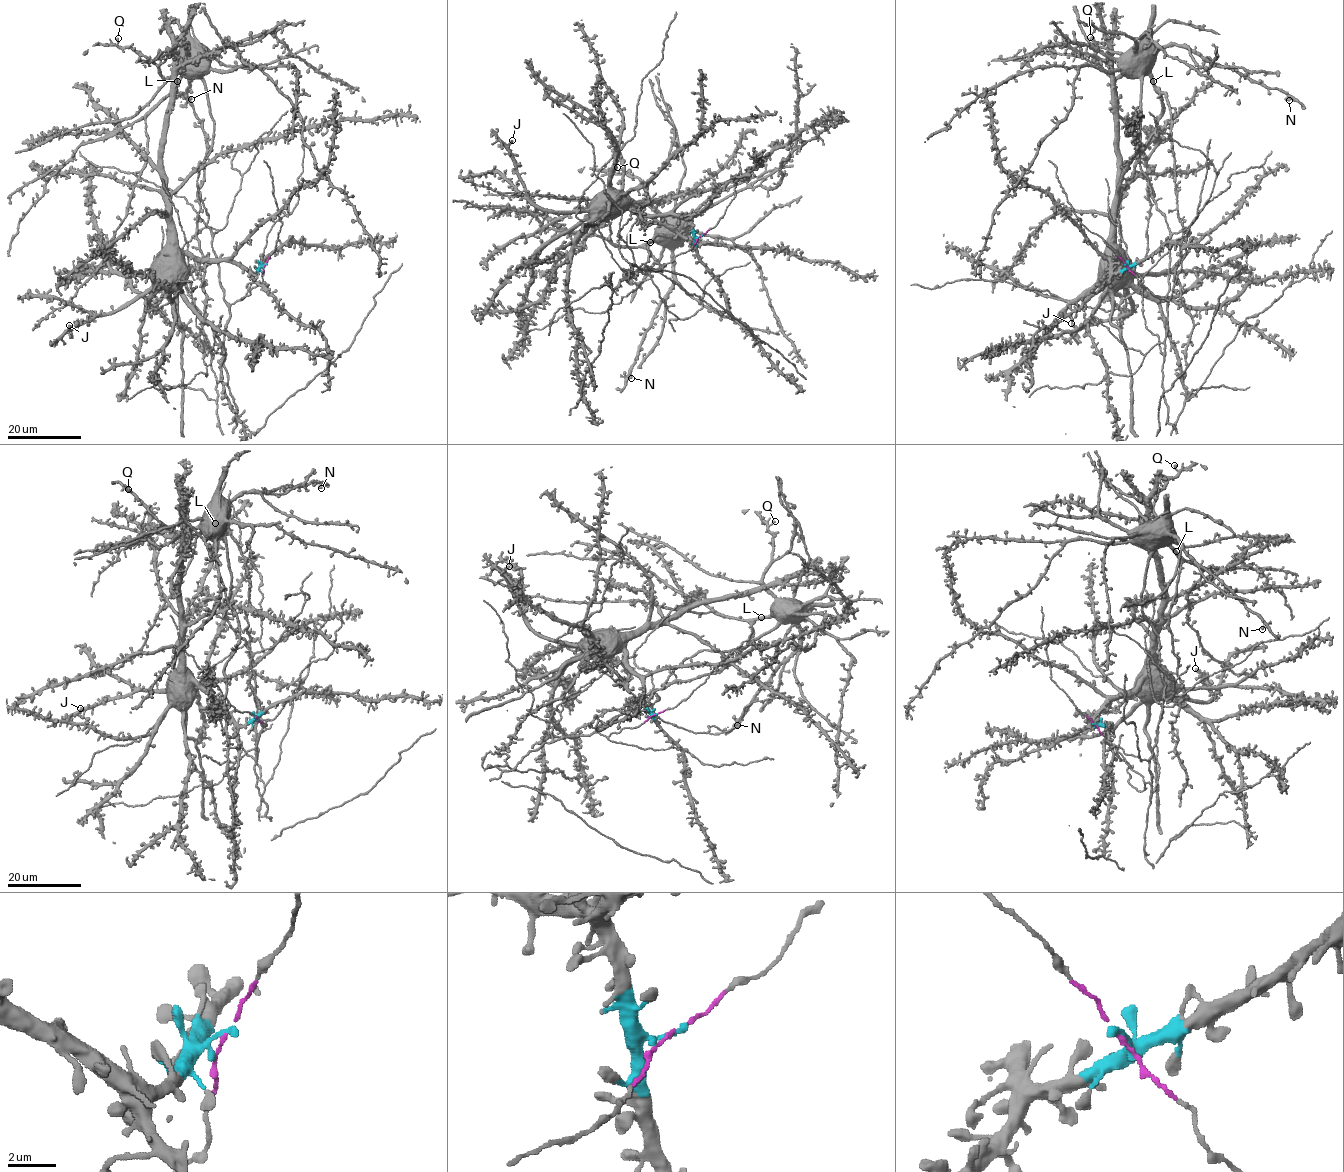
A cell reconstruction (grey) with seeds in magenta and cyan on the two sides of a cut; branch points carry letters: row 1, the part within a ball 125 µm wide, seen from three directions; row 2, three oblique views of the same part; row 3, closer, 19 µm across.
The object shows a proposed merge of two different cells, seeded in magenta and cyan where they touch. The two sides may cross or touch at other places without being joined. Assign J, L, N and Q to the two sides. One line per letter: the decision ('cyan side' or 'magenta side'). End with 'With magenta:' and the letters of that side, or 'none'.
J: cyan side
L: magenta side
N: magenta side
Q: magenta side
With magenta: L, N, Q

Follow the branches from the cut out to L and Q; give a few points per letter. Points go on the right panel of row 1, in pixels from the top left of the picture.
L: (1126, 265), (1167, 304), (1170, 230), (1139, 164), (1142, 75), (1153, 81)
Q: (1126, 265), (1167, 304), (1170, 230), (1139, 163), (1141, 82), (1126, 71), (1110, 77), (1097, 62), (1090, 37)

